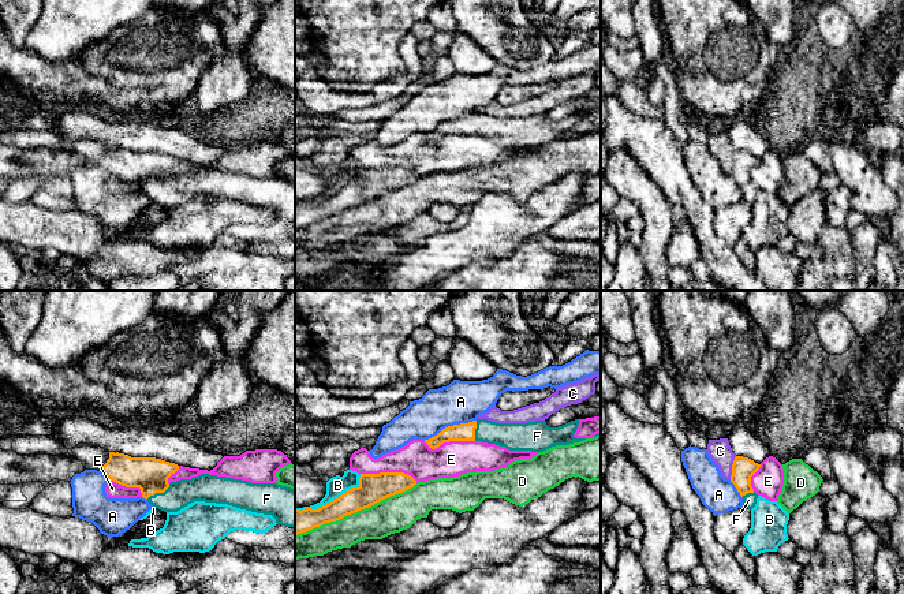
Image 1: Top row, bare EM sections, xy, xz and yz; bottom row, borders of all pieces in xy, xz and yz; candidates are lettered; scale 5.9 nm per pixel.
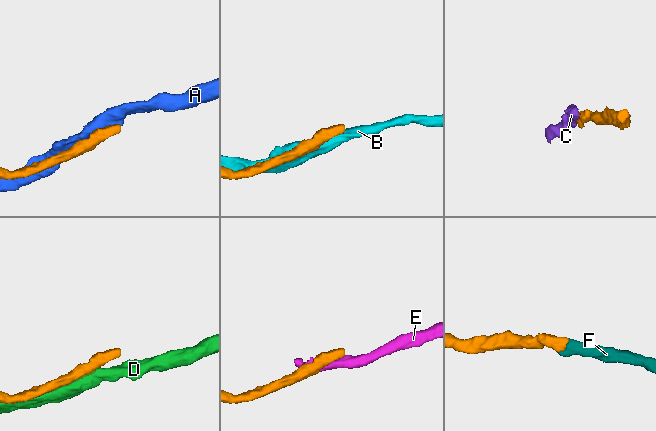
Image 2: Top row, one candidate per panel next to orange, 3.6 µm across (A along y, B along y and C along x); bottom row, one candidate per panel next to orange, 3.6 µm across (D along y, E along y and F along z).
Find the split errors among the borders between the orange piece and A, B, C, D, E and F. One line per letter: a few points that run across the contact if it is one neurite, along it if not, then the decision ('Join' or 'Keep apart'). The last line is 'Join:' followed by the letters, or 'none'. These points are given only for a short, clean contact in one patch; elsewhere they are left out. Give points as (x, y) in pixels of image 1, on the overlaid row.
A: Keep apart
B: Keep apart
C: Line: yz (736, 456), (729, 478). Keep apart
D: Keep apart
E: Keep apart
F: Line: xy (149, 474), (159, 492), (180, 493). Join
Join: F

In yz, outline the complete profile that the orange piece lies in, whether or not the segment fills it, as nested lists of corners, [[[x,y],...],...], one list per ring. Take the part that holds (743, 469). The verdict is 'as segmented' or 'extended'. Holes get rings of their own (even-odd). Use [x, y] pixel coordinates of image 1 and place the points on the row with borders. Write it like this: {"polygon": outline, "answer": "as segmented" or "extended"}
{"polygon": [[[736,456],[732,464],[731,482],[735,485],[746,508],[752,509],[758,494],[751,486],[751,477],[759,470],[761,464],[743,456]]], "answer": "extended"}

